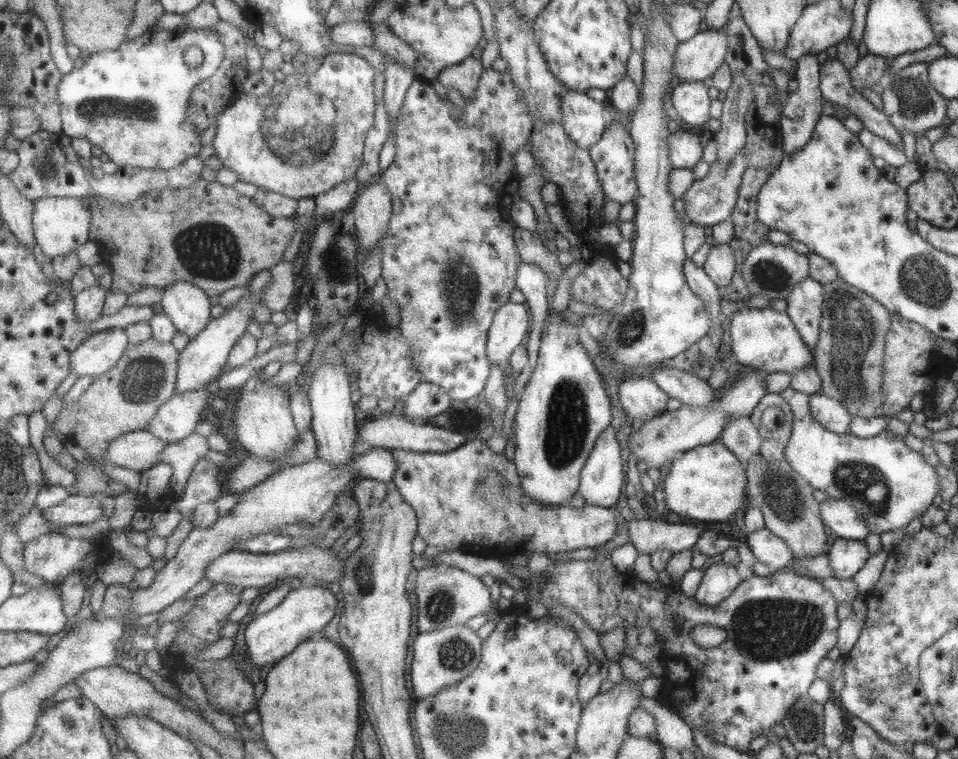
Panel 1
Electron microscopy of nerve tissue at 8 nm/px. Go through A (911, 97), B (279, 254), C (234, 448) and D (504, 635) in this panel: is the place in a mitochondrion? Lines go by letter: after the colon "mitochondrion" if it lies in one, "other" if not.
A: mitochondrion
B: other
C: other
D: other

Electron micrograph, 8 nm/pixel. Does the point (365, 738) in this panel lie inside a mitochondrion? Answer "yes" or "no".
no

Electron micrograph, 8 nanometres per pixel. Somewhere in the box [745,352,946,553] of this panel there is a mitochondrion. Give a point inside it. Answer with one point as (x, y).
(863, 481)

